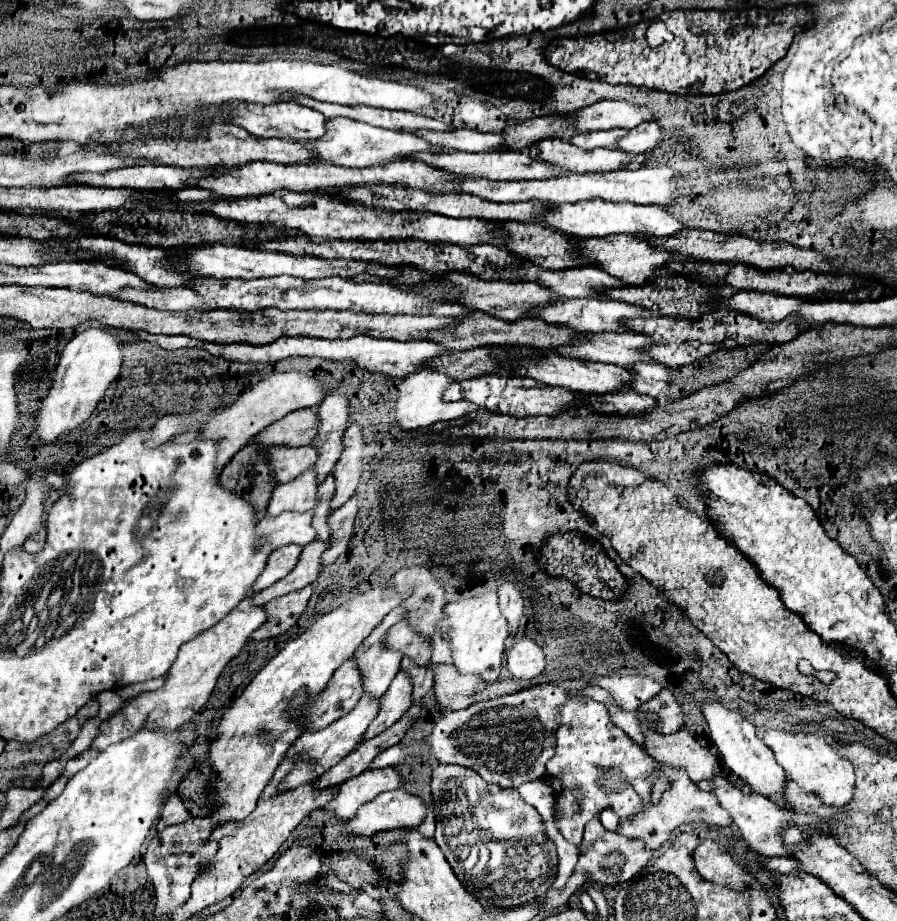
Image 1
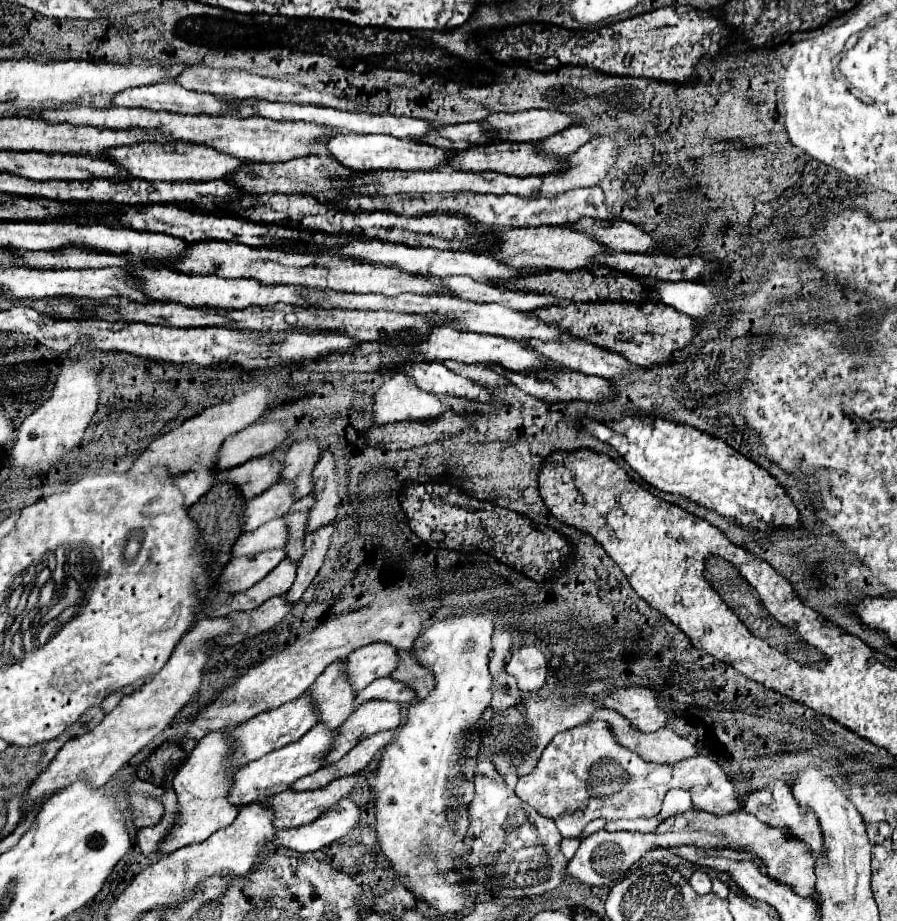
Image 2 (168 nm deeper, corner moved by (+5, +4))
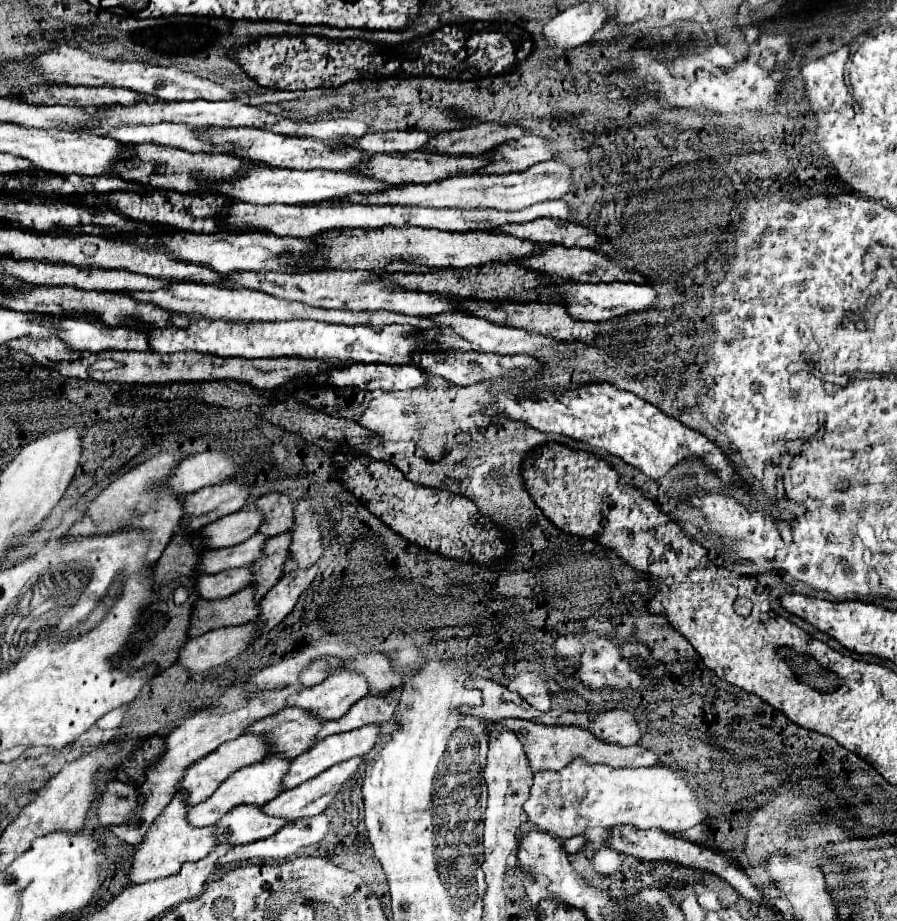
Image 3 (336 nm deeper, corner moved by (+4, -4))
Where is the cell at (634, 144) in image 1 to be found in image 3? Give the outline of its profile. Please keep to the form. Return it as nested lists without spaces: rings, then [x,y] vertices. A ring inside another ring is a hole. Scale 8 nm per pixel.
[[[546,160],[542,164],[530,166],[524,172],[492,176],[492,174],[472,174],[472,176],[452,176],[430,184],[400,184],[400,186],[386,186],[380,192],[364,194],[364,192],[350,192],[344,196],[336,196],[334,204],[368,204],[368,206],[382,206],[382,204],[400,204],[400,206],[430,206],[430,208],[494,208],[504,212],[516,212],[530,208],[532,204],[562,198],[572,188],[570,168],[556,160]]]

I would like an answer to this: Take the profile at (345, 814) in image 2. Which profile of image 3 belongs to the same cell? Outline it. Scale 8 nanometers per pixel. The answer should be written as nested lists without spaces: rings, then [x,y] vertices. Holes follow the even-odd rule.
[[[318,814],[314,818],[302,818],[298,822],[288,822],[278,830],[278,834],[264,840],[256,840],[244,846],[234,846],[222,862],[238,862],[250,858],[290,858],[300,846],[310,846],[320,842],[328,834],[328,816]]]

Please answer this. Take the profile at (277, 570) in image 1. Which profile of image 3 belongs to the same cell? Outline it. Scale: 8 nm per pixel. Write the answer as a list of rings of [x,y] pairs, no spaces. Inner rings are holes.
[[[234,568],[234,570],[224,570],[218,574],[202,574],[194,582],[194,590],[198,598],[204,600],[220,600],[228,598],[230,594],[250,586],[252,580],[252,568]]]

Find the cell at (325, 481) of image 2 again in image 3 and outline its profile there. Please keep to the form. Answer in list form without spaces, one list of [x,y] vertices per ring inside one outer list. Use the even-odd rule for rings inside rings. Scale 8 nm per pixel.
[[[306,500],[298,502],[294,508],[294,526],[292,526],[292,542],[290,542],[290,558],[284,564],[284,574],[294,572],[298,568],[314,566],[322,554],[322,532],[318,528],[318,518],[310,512],[310,504]]]

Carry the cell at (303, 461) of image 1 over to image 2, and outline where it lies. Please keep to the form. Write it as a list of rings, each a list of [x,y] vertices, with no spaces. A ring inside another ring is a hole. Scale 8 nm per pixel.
[[[265,454],[253,460],[247,460],[241,466],[217,470],[215,482],[229,480],[231,484],[237,484],[237,488],[241,488],[241,494],[245,498],[253,498],[265,492],[275,482],[279,482],[281,470],[283,470],[283,462],[275,454]]]

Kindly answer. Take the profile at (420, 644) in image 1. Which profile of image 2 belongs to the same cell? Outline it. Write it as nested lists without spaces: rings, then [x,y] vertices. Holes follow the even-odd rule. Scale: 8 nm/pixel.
[[[371,642],[367,646],[357,648],[357,652],[349,654],[349,680],[353,680],[353,688],[363,690],[369,682],[381,676],[391,676],[391,672],[399,666],[399,650],[387,642]]]

